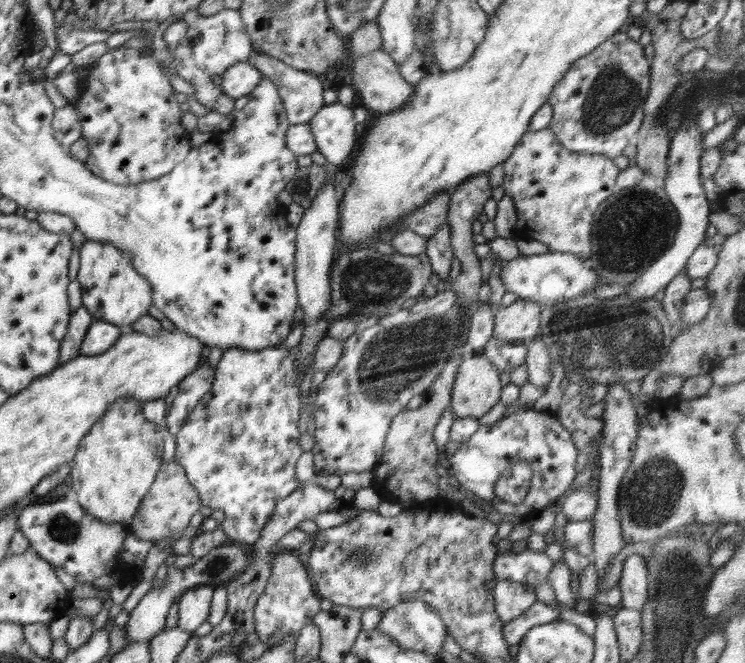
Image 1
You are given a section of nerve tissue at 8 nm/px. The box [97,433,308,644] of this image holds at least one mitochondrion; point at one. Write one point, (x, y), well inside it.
(219, 564)

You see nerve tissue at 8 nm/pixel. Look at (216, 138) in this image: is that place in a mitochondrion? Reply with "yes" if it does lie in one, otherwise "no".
no

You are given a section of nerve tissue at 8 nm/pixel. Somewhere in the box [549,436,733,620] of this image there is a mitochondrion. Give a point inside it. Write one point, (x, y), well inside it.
(652, 498)

